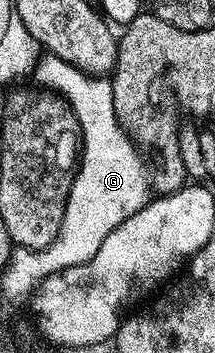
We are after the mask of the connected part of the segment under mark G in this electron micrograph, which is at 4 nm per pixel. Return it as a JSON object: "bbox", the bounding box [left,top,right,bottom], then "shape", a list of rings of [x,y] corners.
{"bbox":[32,52,140,239],"shape":[[[49,52],[43,53],[43,55],[43,58],[39,57],[37,59],[32,74],[42,74],[41,87],[45,82],[54,82],[54,88],[55,86],[62,86],[62,91],[66,90],[64,97],[66,101],[78,102],[78,108],[74,111],[74,115],[78,117],[79,114],[82,114],[82,117],[78,119],[82,129],[80,135],[80,161],[76,167],[70,194],[66,198],[66,211],[64,212],[64,220],[60,224],[60,235],[63,239],[70,238],[73,234],[98,234],[99,239],[106,238],[121,222],[128,220],[140,208],[140,201],[138,202],[139,151],[136,149],[130,135],[122,129],[118,122],[118,114],[112,104],[113,90],[110,87],[110,82],[102,86],[102,83],[106,81],[106,78],[102,76],[92,76],[90,81],[86,82],[91,75],[85,74],[83,70],[79,70],[74,74],[77,68],[68,63],[62,66],[65,60],[60,56]]]}

